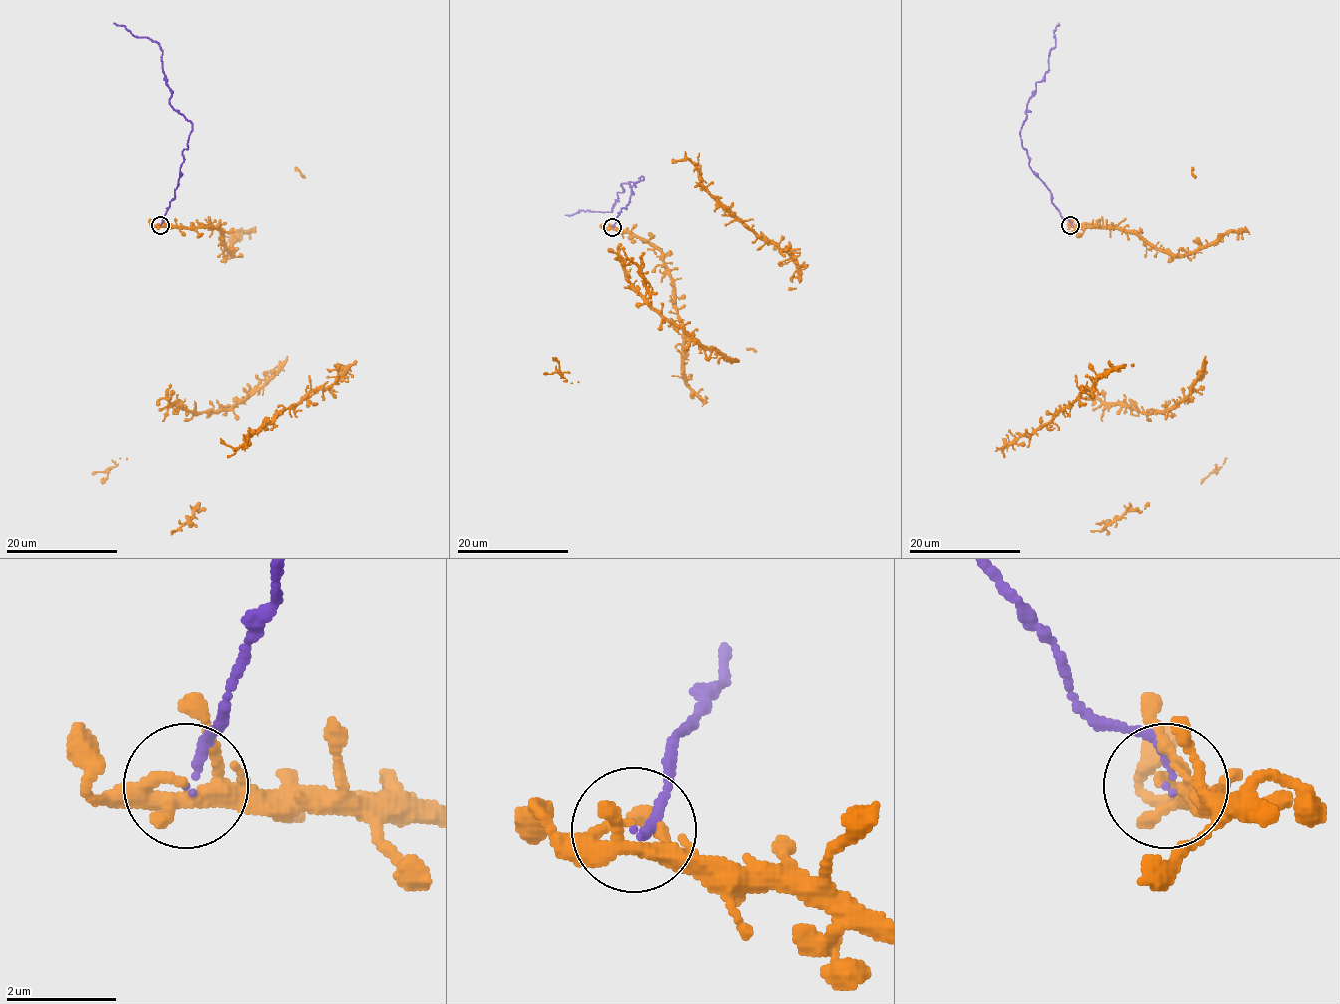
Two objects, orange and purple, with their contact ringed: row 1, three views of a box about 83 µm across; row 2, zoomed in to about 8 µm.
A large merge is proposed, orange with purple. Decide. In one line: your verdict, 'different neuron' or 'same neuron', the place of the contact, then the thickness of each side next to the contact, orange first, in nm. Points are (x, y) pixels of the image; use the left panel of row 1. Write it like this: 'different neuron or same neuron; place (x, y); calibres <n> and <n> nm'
different neuron; place (160, 225); calibres 170 and 140 nm

